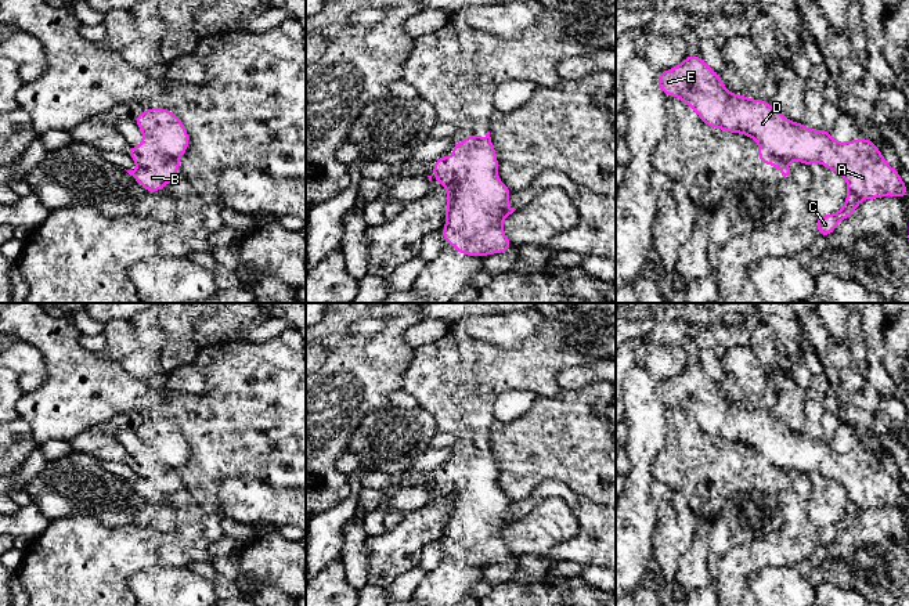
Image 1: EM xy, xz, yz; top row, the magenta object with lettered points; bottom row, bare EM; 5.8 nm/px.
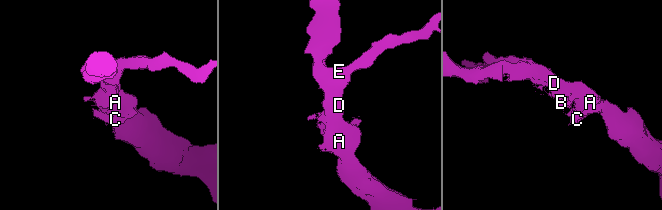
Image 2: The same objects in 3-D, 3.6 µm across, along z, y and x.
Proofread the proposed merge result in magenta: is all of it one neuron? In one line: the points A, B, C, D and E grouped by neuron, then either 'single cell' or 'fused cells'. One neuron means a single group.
groups A B C D E; single cell

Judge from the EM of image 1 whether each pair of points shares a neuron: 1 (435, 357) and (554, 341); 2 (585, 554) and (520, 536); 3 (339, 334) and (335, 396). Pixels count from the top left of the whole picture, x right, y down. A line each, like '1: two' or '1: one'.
1: one
2: two
3: one

